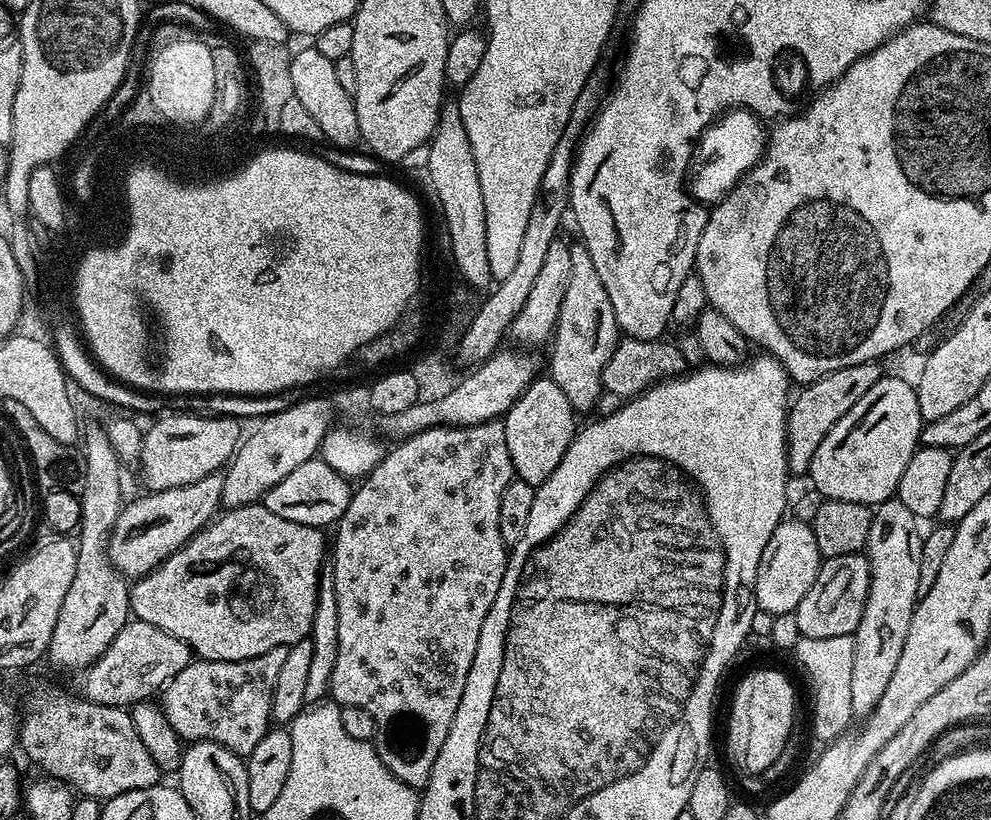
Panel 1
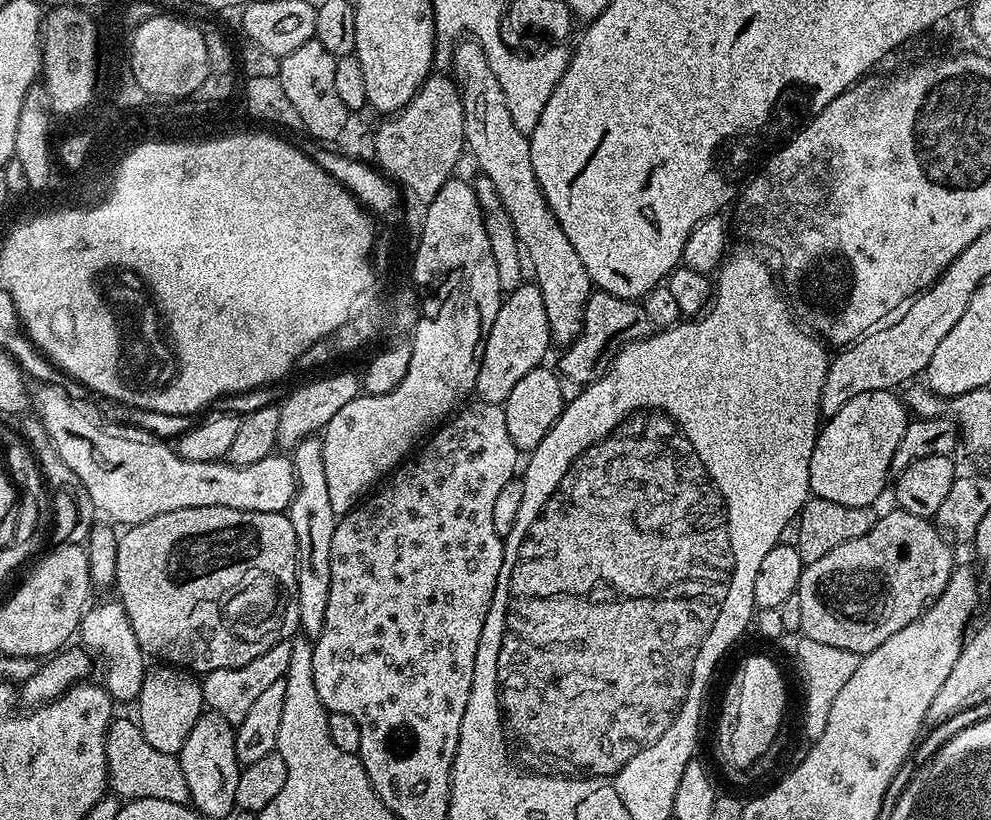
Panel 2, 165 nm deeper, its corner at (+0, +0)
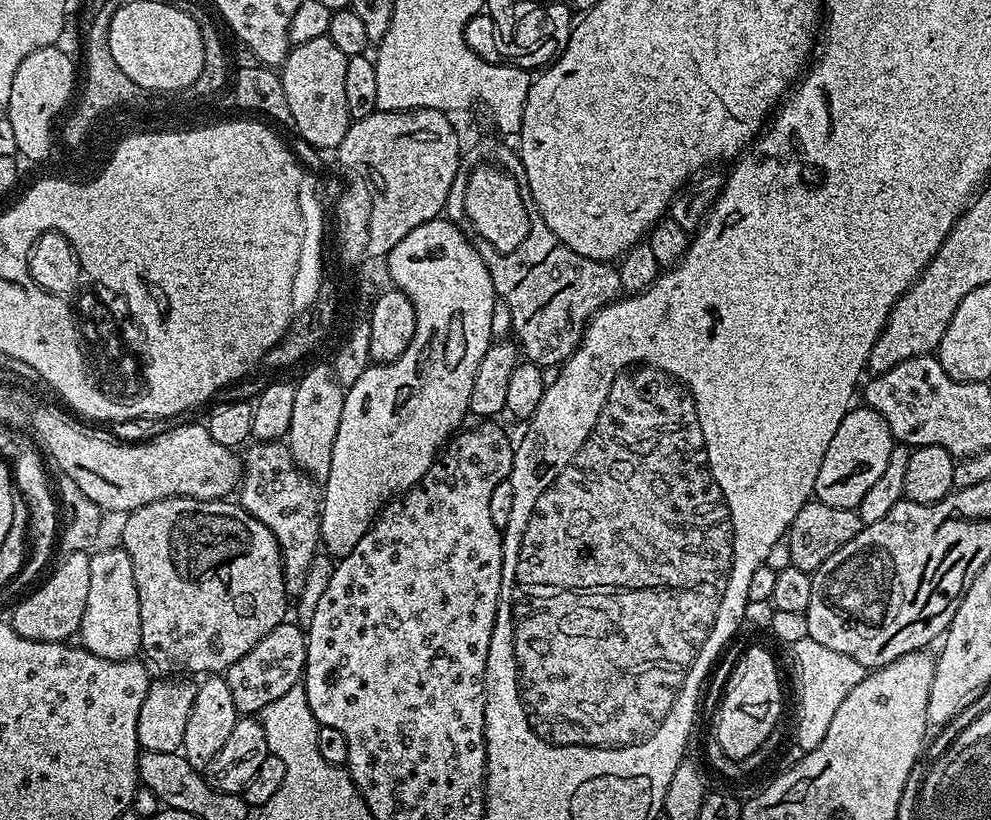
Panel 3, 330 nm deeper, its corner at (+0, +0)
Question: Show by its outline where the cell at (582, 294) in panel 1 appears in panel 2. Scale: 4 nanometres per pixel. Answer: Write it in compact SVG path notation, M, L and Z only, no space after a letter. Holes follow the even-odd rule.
M474 38L464 39L468 40L458 41L452 52L450 72L460 86L467 151L470 156L472 152L482 175L494 182L494 190L506 214L510 214L510 222L514 222L516 239L520 241L531 275L532 272L536 275L534 283L540 288L546 306L551 343L567 346L584 330L584 311L594 291L592 279L586 274L586 266L582 266L582 258L578 258L574 246L570 246L566 230L562 230L558 218L554 218L554 210L550 210L546 202L534 174L534 162L530 162L529 137L514 126L510 106L506 106L506 94L502 94L502 85L494 78L494 70L490 70L482 46Z

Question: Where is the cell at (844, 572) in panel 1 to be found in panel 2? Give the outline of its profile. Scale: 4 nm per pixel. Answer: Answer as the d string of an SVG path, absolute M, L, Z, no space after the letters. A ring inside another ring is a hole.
M899 506L893 507L893 509L893 512L888 512L885 516L884 513L877 515L874 526L870 526L870 530L866 530L866 534L862 534L862 538L854 538L851 542L837 546L836 549L830 550L830 554L826 554L826 558L818 558L818 562L805 567L804 572L800 575L800 587L798 589L800 605L802 606L800 632L805 637L823 645L836 646L840 650L854 651L859 654L873 652L878 646L882 646L882 642L886 642L886 638L890 638L890 634L898 634L898 630L902 630L902 626L910 626L910 622L919 618L932 601L938 599L942 590L946 590L946 582L950 582L954 563L952 564L952 548L947 544L949 541L946 539L945 533L941 532L931 519L918 514L910 514L905 508Z

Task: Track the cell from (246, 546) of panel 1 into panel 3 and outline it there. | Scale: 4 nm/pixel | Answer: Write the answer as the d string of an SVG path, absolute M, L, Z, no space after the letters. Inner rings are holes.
M167 497L165 500L150 502L148 505L128 513L122 540L122 547L130 558L130 566L134 568L134 586L138 586L138 610L144 613L144 633L140 643L140 652L149 665L157 664L162 670L161 673L227 673L228 668L234 666L234 662L238 662L238 658L242 658L242 654L250 654L250 650L254 650L254 646L258 646L258 642L262 642L262 638L266 638L266 634L270 634L270 630L274 630L278 625L285 623L284 611L287 608L289 611L290 597L284 585L284 567L280 557L280 547L274 538L274 534L270 534L270 530L266 530L266 526L262 526L262 522L258 522L258 518L254 518L246 509L241 508L239 503L228 498L195 500L186 497Z

